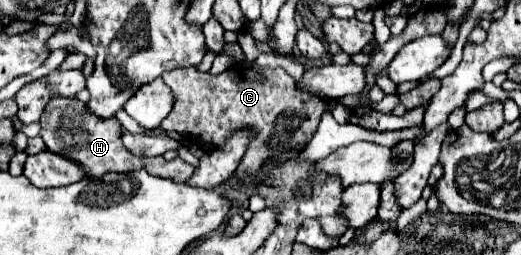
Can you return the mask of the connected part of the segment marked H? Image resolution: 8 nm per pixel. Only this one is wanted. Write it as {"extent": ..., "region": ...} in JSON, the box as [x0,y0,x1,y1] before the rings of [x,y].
{"extent":[40,97,194,183],"region":[[[52,97],[46,113],[40,117],[40,123],[42,123],[40,135],[46,143],[46,149],[52,153],[64,155],[68,159],[80,161],[80,165],[84,165],[84,169],[88,169],[90,177],[102,177],[104,173],[110,173],[110,171],[132,173],[132,171],[146,169],[150,175],[156,175],[162,179],[172,179],[176,183],[186,183],[194,173],[194,167],[188,165],[186,161],[182,161],[180,157],[166,161],[164,157],[136,157],[136,155],[132,155],[120,141],[122,125],[114,117],[112,119],[96,119],[96,117],[88,115],[84,103],[80,103],[78,99]]]}

